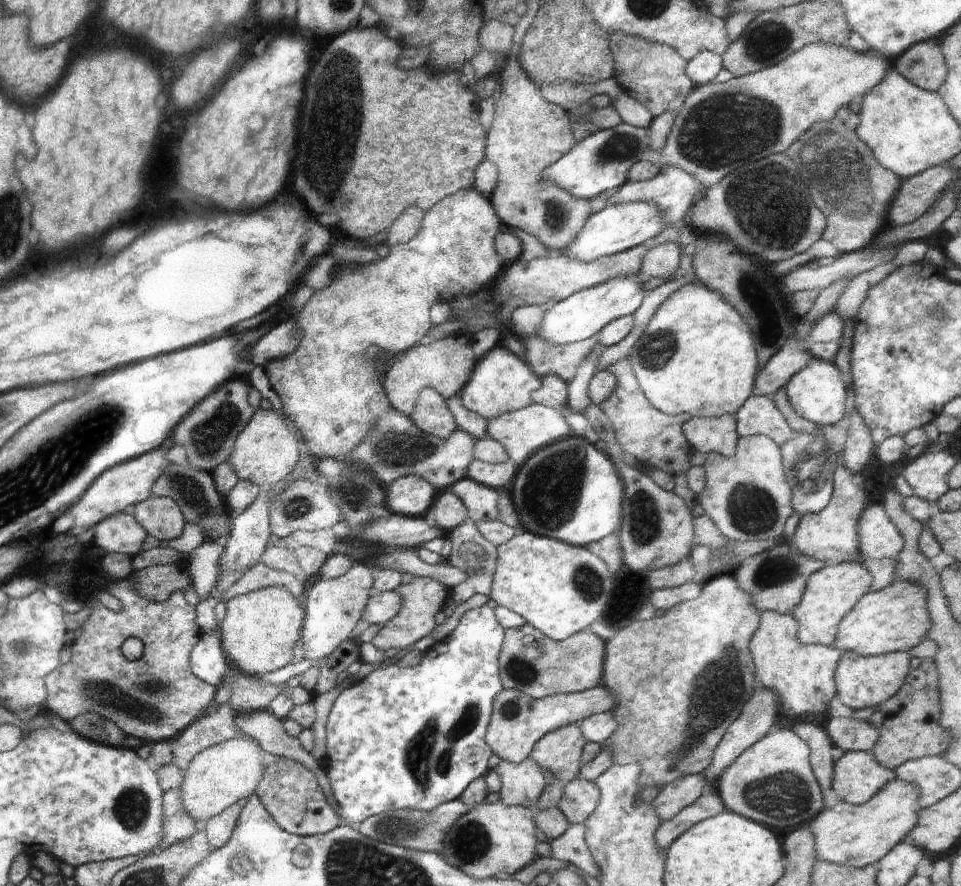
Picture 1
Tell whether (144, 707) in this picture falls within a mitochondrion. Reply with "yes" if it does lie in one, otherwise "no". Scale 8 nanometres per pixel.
yes

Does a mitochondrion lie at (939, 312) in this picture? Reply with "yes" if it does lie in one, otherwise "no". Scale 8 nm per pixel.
yes

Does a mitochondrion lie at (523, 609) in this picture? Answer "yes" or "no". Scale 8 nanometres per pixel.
no

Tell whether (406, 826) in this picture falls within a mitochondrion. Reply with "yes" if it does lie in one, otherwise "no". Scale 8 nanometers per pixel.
yes

